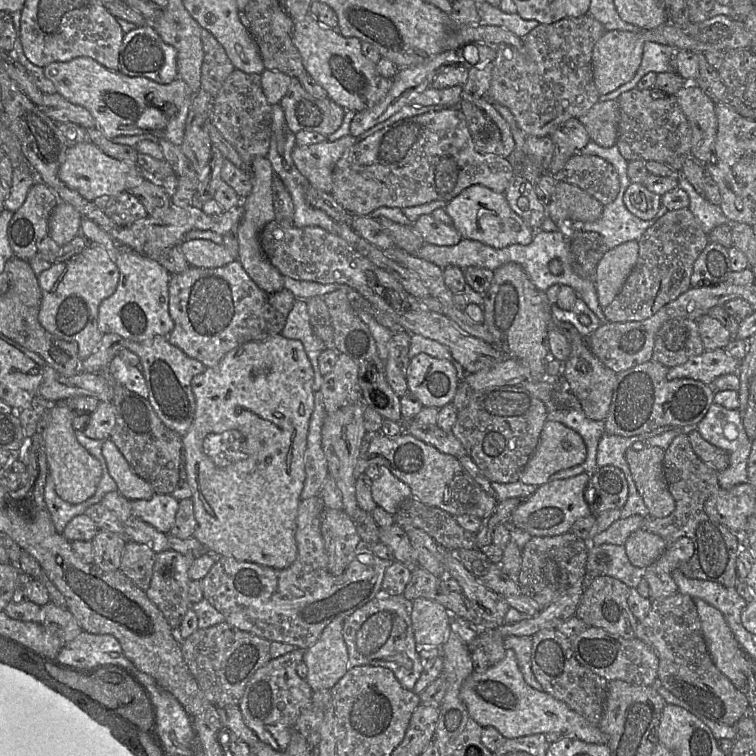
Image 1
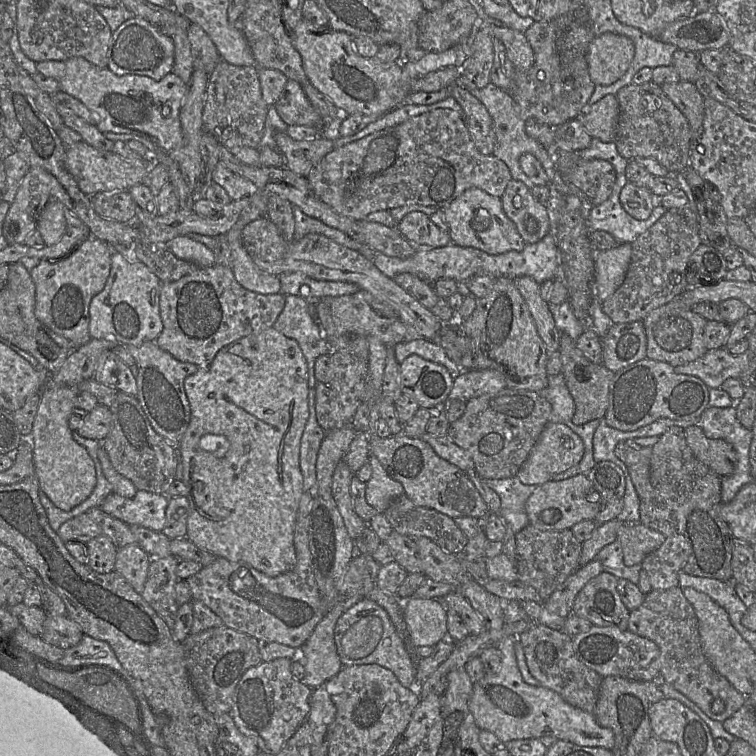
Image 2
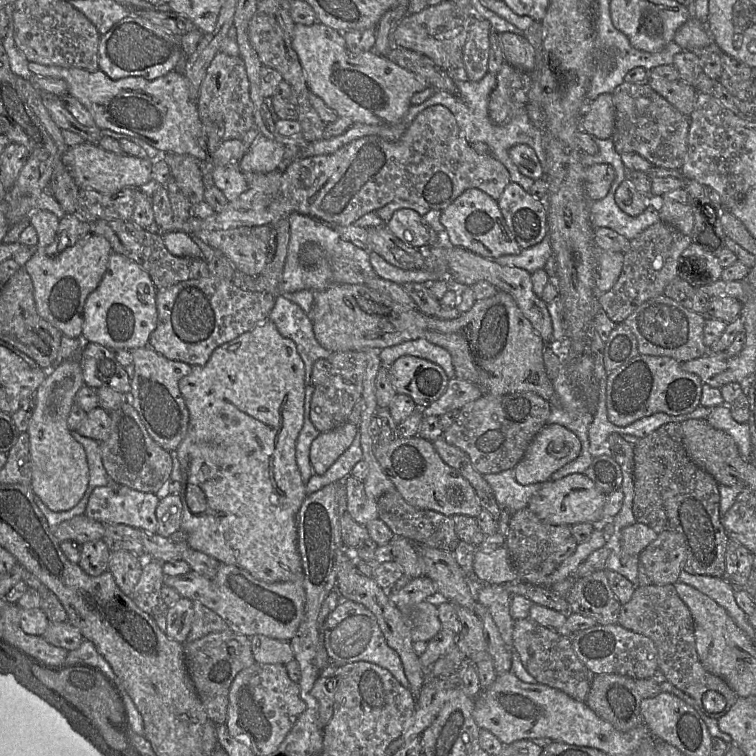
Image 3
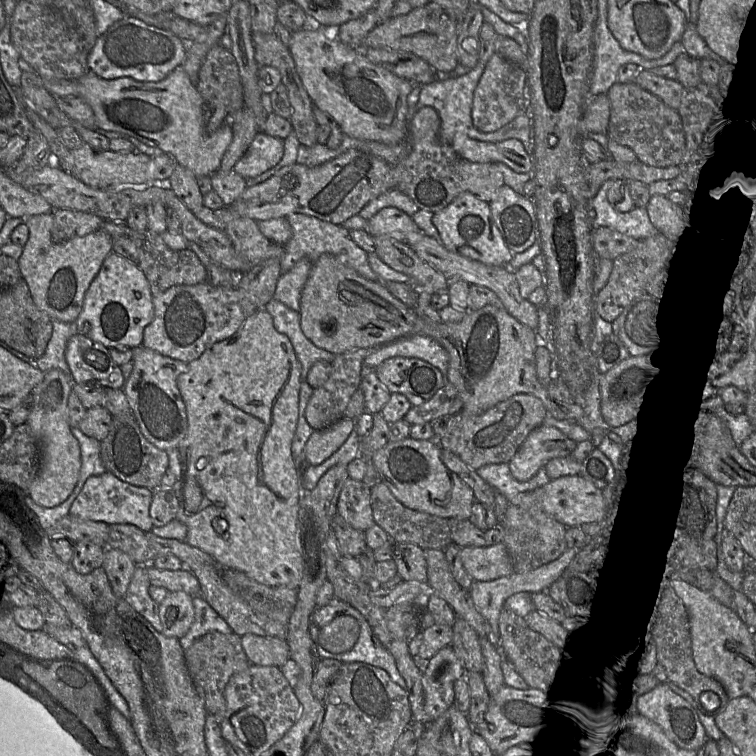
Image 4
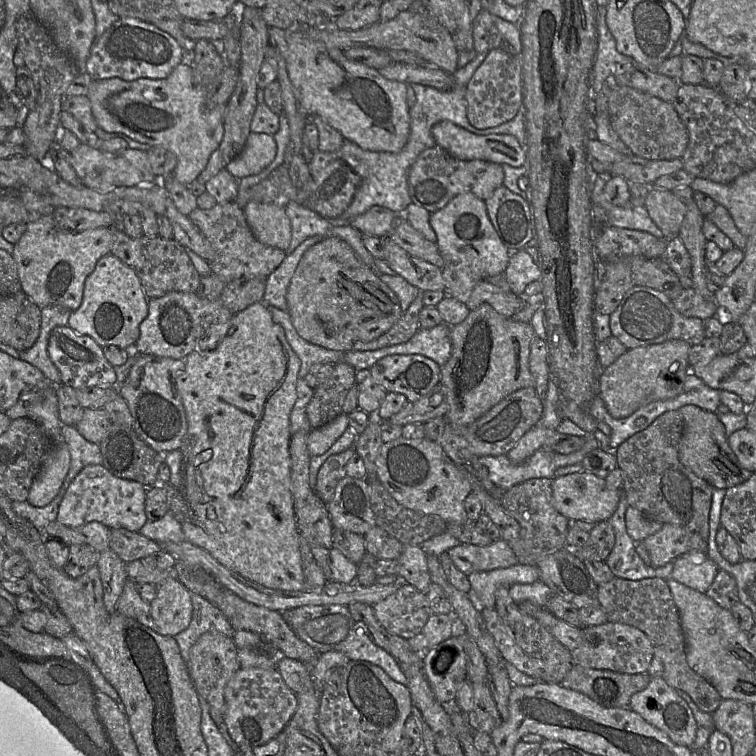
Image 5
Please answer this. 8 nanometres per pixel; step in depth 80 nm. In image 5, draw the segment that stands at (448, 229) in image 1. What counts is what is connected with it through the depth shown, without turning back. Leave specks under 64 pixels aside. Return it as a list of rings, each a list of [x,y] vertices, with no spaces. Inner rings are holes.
[[[373,206],[368,211],[350,220],[349,226],[362,235],[388,238],[395,227],[398,214],[380,206]]]

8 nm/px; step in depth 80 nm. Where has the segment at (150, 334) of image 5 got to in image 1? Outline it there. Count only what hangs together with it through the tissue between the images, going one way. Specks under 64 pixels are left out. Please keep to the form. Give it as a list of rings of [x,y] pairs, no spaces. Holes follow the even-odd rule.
[[[237,259],[220,267],[190,266],[181,273],[171,274],[168,294],[169,314],[174,322],[174,328],[167,335],[168,341],[187,356],[202,362],[206,368],[215,366],[226,353],[246,342],[281,334],[288,314],[297,300],[294,294],[285,288],[274,293],[261,290]]]

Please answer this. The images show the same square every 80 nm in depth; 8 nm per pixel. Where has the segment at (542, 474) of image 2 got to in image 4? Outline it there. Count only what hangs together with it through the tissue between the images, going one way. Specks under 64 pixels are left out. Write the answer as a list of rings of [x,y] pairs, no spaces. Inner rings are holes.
[[[543,423],[530,432],[508,463],[511,473],[518,481],[528,481],[550,460],[570,456],[576,446],[557,427]]]

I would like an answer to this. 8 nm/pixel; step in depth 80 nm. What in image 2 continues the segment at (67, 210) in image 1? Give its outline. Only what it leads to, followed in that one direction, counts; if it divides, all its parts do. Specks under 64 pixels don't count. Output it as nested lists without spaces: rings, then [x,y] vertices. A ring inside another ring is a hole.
[[[51,199],[37,219],[37,229],[41,233],[45,246],[57,243],[68,227],[65,218],[66,207],[58,200]]]

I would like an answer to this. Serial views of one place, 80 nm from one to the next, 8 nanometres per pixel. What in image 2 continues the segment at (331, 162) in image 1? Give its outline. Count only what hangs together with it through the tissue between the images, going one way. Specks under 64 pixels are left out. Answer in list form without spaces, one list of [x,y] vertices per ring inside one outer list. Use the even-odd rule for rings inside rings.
[[[276,131],[274,139],[277,149],[284,155],[286,168],[305,178],[320,160],[335,149],[334,140],[321,136],[298,141]]]

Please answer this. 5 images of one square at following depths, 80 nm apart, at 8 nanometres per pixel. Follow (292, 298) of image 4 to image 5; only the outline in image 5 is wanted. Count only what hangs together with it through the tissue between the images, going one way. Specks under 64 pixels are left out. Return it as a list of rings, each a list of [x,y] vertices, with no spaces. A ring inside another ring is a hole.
[[[313,236],[303,241],[282,263],[266,278],[263,303],[287,311],[286,294],[297,265],[307,249],[325,237]]]

